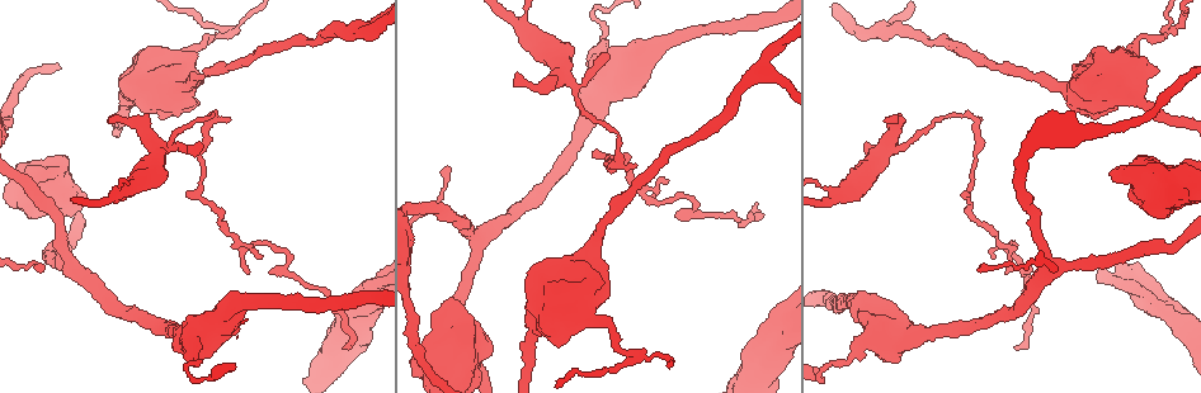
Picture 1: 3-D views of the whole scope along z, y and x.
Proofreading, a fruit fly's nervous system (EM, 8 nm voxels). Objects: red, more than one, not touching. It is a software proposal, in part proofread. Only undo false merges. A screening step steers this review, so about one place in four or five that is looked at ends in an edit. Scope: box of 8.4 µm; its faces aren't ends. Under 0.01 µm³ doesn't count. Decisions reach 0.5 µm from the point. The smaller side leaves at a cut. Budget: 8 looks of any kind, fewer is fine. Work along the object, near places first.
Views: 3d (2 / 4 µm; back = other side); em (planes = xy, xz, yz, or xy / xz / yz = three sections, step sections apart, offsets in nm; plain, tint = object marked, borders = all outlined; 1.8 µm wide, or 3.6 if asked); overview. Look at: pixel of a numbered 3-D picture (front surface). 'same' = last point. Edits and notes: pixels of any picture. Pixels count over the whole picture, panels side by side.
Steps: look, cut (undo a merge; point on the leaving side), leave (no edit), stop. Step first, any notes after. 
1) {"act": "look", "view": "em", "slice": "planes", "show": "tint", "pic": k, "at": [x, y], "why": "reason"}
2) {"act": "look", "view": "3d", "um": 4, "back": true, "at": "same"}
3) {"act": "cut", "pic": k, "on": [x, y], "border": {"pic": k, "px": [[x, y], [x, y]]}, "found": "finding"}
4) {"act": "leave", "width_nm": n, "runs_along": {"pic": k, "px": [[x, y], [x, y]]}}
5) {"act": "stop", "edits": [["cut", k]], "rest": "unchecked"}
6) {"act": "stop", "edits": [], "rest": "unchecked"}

{"act": "look", "view": "3d", "um": 2, "back": true, "pic": 1, "at": [970, 116], "why": "abrupt turn"}

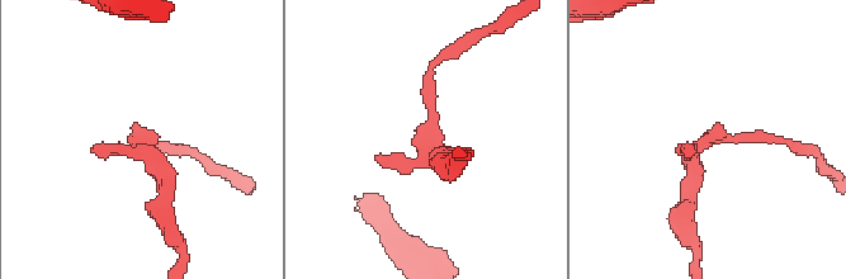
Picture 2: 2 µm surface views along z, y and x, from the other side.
{"act": "look", "view": "em", "slice": "planes", "show": "plain", "pic": 2, "at": [434, 141], "why": "now the EM"}

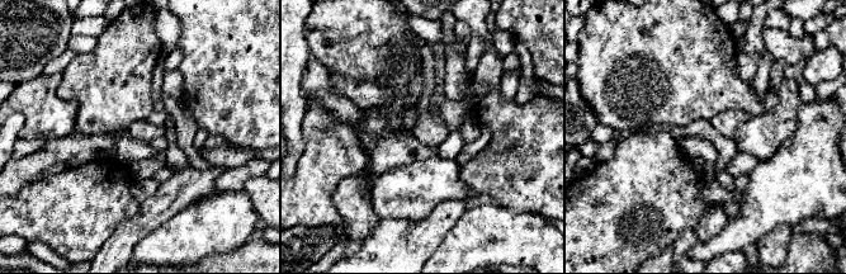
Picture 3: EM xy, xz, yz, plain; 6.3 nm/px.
{"act": "look", "view": "em", "slice": "planes", "show": "borders", "at": "same", "why": "what lies round it"}

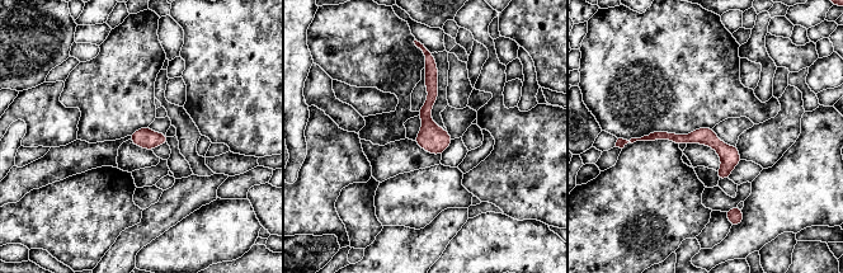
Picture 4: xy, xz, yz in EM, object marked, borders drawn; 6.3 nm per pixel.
{"act": "leave", "width_nm": 130, "runs_along": {"pic": 4, "px": [[650, 137], [710, 139], [736, 159]]}, "found": "continuous, no second neuron"}

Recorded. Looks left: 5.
{"act": "look", "view": "3d", "um": 2, "pic": 1, "at": [160, 152], "why": "narrows sharply"}

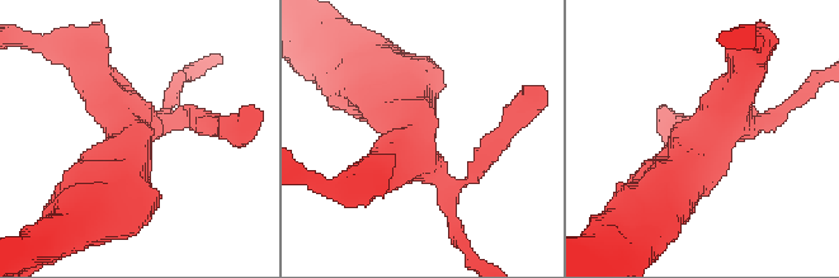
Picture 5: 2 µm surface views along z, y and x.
{"act": "look", "view": "em", "um": 3.6, "slice": "planes", "show": "tint", "pic": 5, "at": [129, 135], "why": "now the EM"}

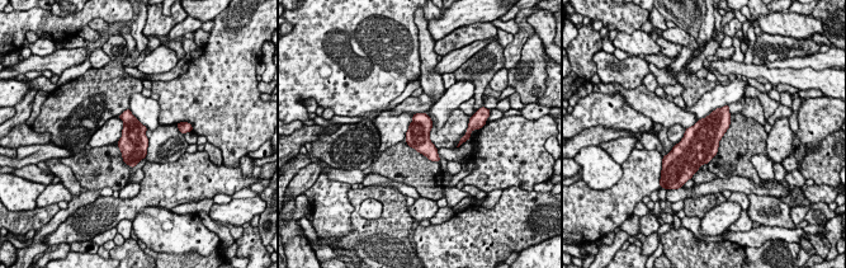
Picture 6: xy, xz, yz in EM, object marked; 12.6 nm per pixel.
{"act": "leave", "found": "continuous, no second neuron"}

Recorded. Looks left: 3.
{"act": "look", "view": "3d", "um": 2, "pic": 1, "at": [847, 360], "why": "sharp bend"}

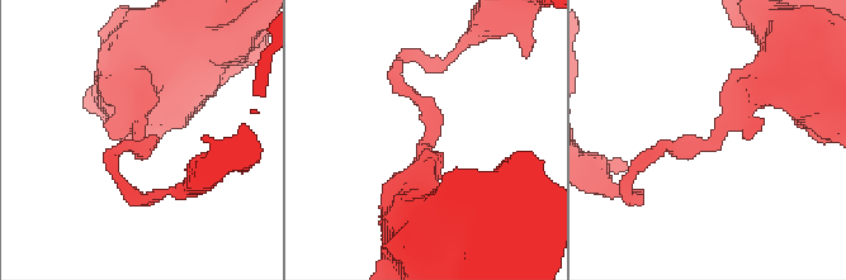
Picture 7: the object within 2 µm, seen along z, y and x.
{"act": "look", "view": "em", "slice": "xz", "step": 4, "show": "tint", "pic": 7, "at": [136, 131]}

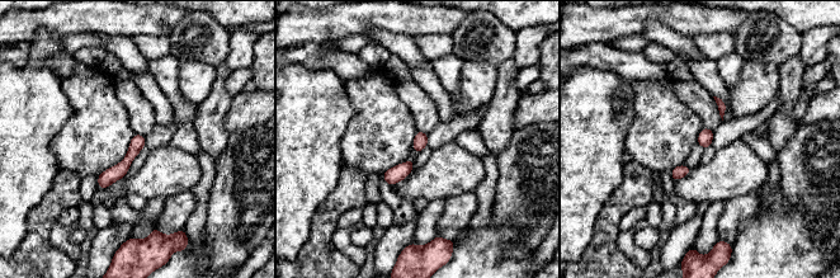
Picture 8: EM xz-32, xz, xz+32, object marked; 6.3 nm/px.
{"act": "look", "view": "em", "slice": "yz", "step": 8, "show": "borders", "at": "same"}

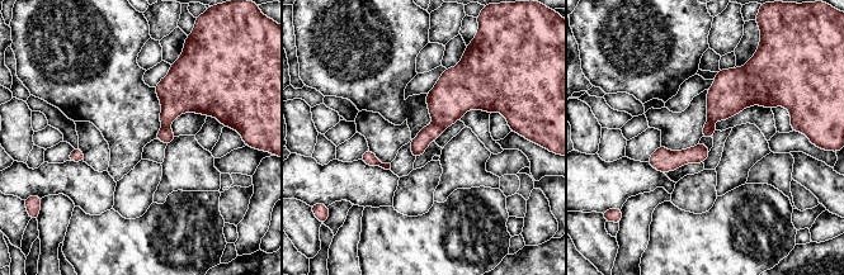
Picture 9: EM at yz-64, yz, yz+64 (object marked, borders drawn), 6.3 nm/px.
{"act": "cut", "pic": 9, "on": [429, 133], "width_nm": 70, "border": {"pic": 9, "px": [[434, 123], [443, 129]]}, "found": "a second neuron is stuck on"}

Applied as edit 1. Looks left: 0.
{"act": "stop", "edits": [["cut", 9]], "rest": "unchecked"}

